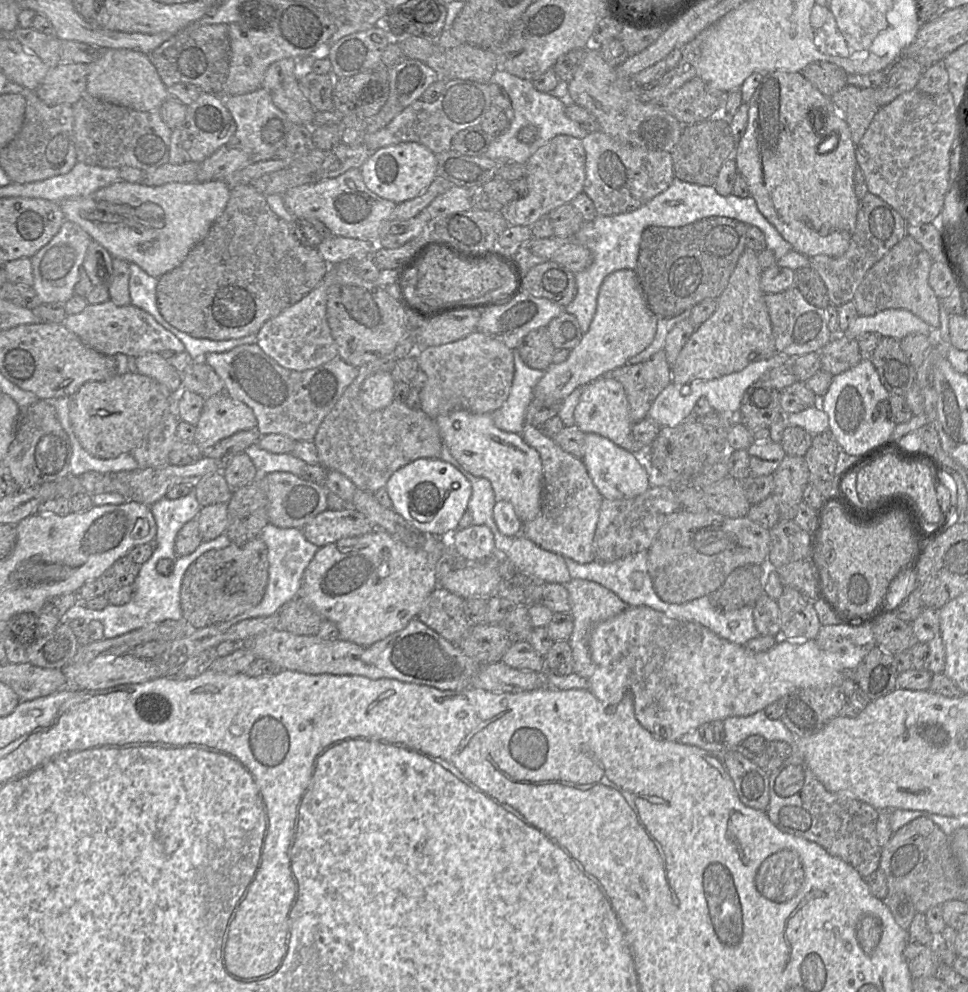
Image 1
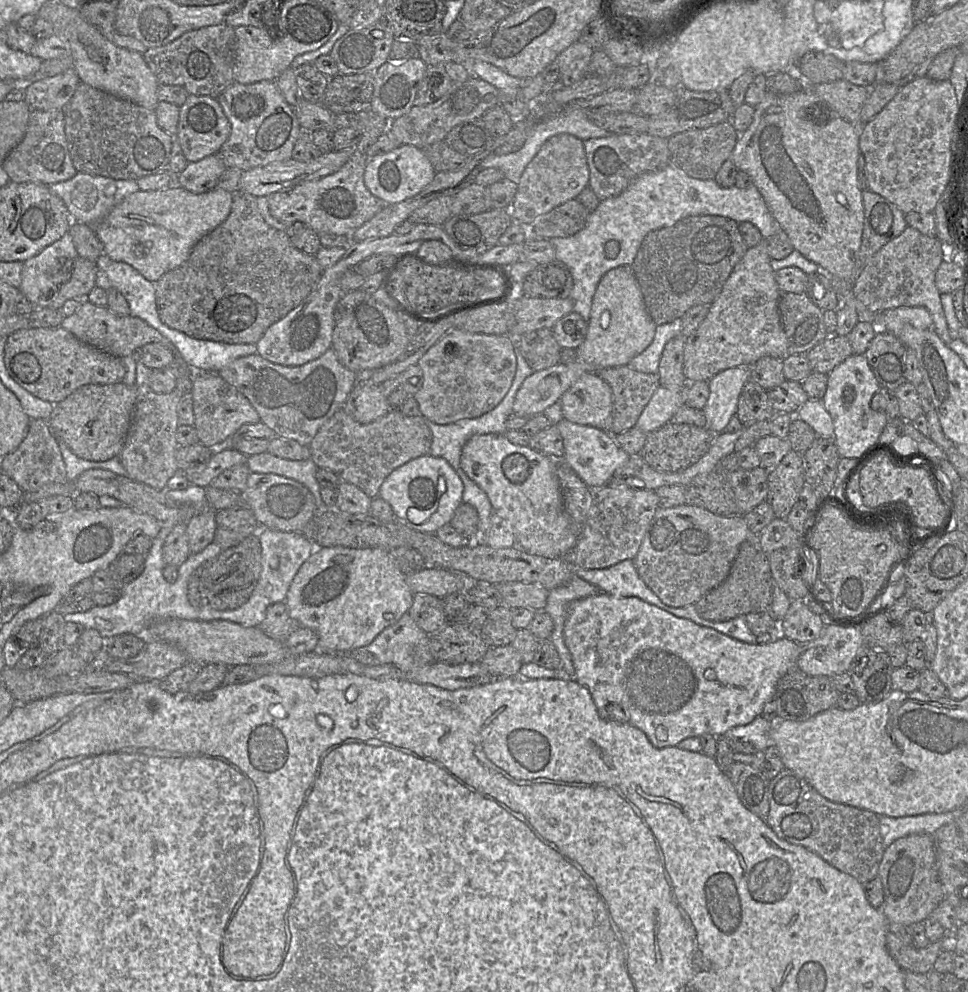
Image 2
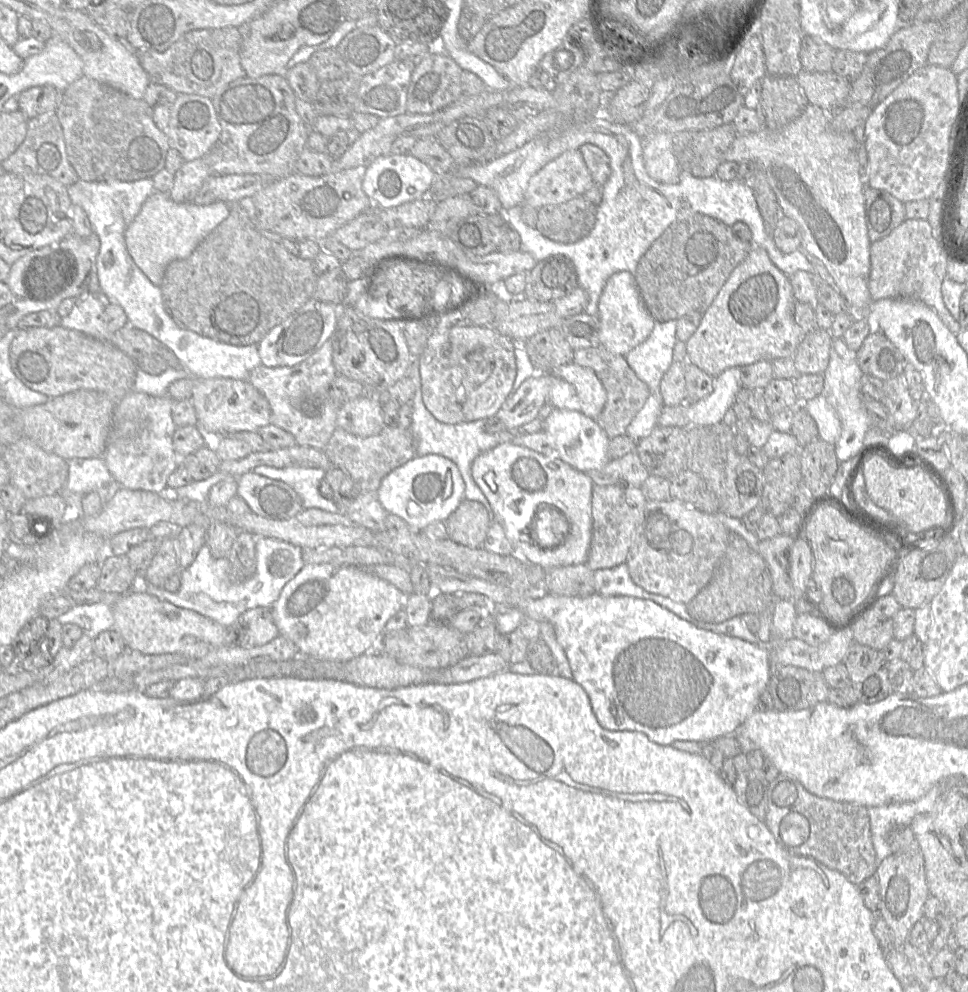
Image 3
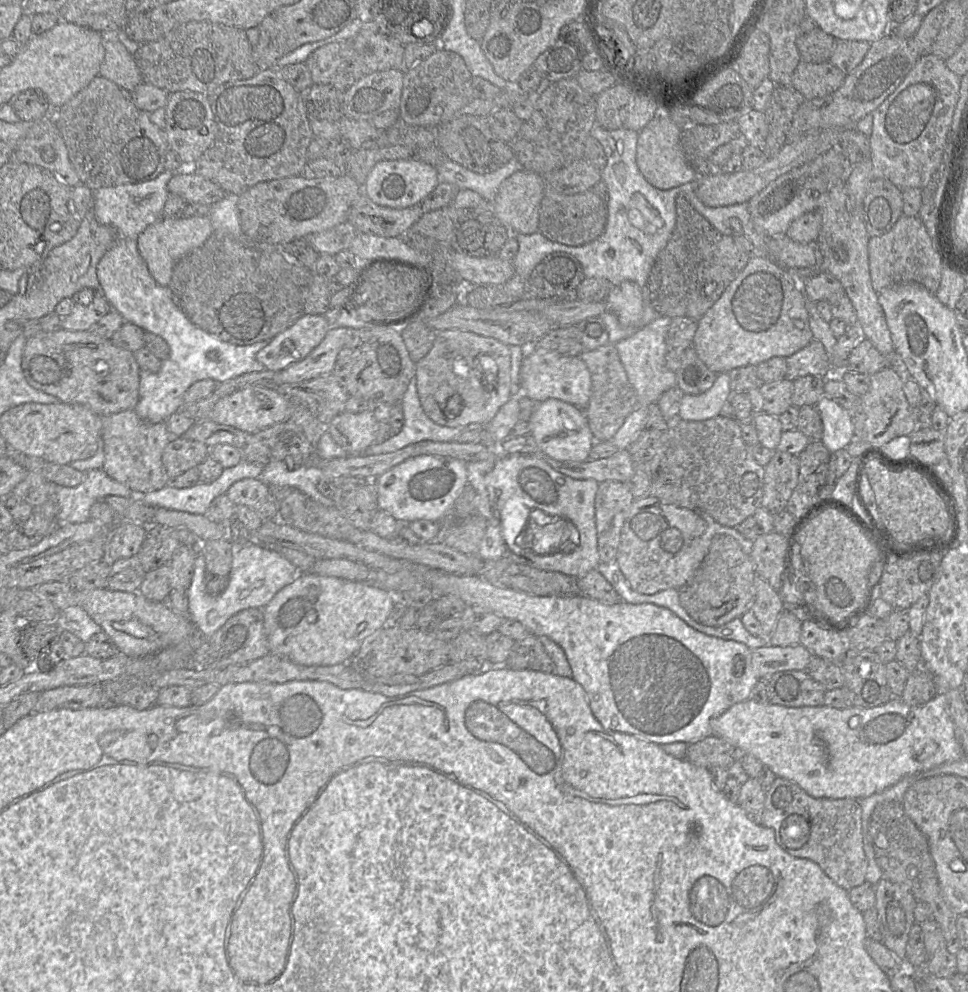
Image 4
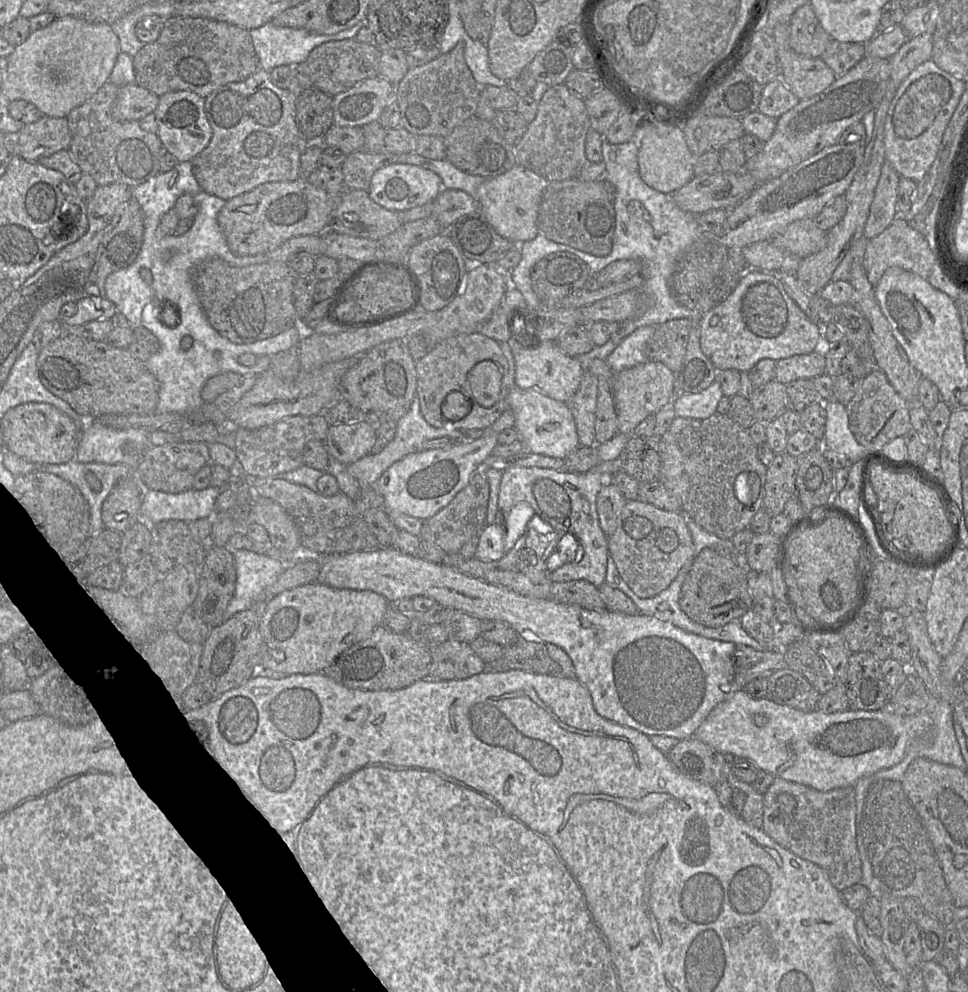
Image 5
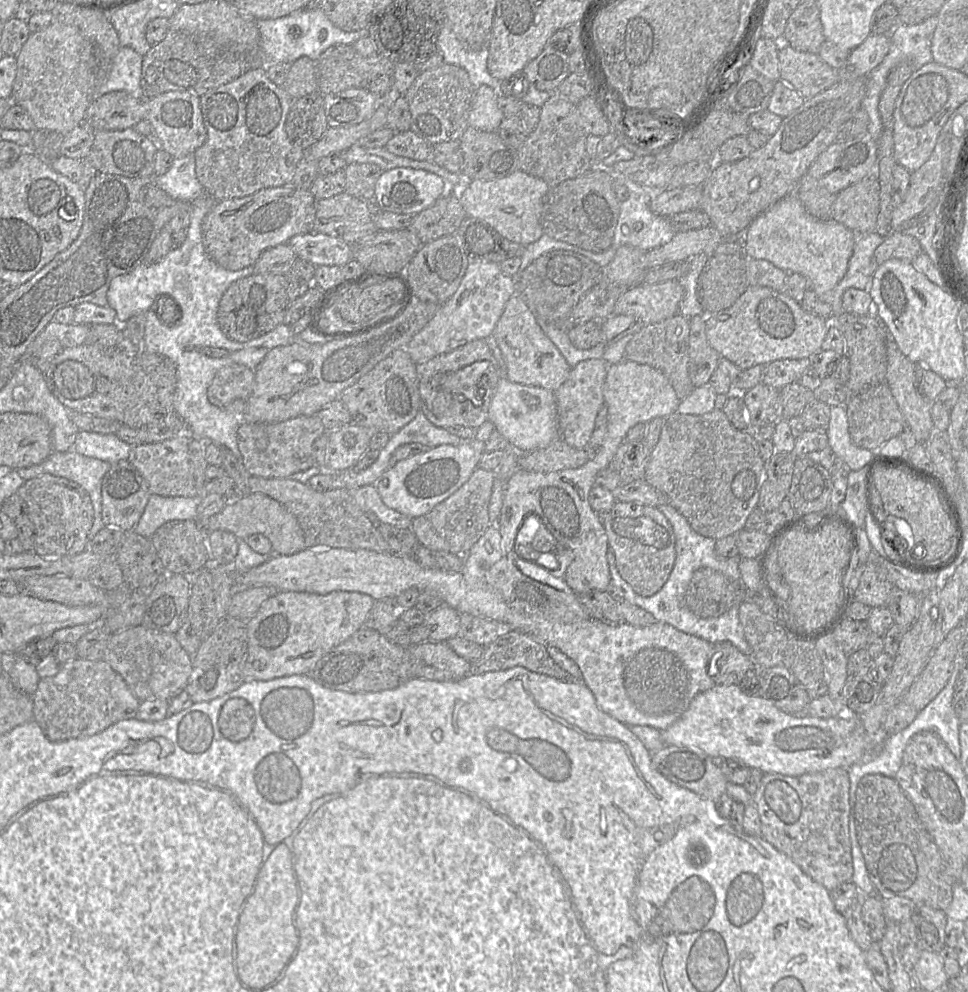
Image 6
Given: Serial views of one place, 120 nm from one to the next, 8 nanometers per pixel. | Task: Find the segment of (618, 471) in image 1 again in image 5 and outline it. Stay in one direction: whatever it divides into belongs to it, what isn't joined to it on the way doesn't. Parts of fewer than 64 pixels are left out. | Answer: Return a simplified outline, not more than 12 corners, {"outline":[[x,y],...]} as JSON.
{"outline":[[513,387],[507,408],[526,450],[564,459],[579,447],[569,407]]}

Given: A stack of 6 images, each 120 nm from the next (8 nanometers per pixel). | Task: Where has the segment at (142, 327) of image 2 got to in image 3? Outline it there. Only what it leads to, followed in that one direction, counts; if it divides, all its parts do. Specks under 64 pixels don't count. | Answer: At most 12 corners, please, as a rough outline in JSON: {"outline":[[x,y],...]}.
{"outline":[[94,295],[76,298],[60,325],[113,343],[105,308]]}

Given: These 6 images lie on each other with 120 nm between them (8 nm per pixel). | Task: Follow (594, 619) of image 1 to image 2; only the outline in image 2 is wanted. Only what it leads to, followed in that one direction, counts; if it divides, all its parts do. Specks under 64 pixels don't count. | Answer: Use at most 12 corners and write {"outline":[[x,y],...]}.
{"outline":[[575,576],[549,591],[544,612],[553,621],[549,640],[562,669],[575,675],[563,637],[573,602],[602,593]]}

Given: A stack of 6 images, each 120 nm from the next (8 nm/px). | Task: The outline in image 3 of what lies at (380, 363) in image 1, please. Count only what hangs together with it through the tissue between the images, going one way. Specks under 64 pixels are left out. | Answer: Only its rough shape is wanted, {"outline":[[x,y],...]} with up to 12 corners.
{"outline":[[336,427],[323,452],[375,493],[416,456],[411,431],[366,438]]}

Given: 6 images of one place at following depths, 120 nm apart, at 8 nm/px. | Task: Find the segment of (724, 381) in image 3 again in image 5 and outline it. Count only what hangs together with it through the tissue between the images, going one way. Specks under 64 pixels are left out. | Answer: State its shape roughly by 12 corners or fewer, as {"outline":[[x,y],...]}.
{"outline":[[714,381],[697,393],[675,395],[676,417],[704,419],[723,396]]}

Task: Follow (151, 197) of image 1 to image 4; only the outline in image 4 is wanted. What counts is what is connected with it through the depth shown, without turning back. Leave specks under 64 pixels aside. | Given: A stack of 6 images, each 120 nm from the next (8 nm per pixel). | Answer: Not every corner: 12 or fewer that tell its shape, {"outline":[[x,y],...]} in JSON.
{"outline":[[162,216],[138,236],[155,281],[213,232],[209,216]]}

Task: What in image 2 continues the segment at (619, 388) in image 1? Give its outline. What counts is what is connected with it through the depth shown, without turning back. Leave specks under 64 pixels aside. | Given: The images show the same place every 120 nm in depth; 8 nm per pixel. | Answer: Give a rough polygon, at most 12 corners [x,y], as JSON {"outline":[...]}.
{"outline":[[597,373],[559,402],[566,420],[609,433],[613,394]]}

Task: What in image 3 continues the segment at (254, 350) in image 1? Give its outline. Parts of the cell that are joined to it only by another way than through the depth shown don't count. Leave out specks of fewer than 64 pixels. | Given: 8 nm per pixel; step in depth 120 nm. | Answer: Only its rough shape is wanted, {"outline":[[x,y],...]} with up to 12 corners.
{"outline":[[330,338],[301,363],[261,364],[247,381],[270,424],[323,450],[340,407]]}

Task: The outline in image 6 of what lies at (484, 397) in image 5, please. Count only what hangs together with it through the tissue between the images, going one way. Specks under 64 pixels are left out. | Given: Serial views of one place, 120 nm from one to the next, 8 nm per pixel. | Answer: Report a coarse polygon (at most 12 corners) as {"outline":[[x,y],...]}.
{"outline":[[480,361],[432,379],[437,391],[462,394],[480,407],[489,365]]}

